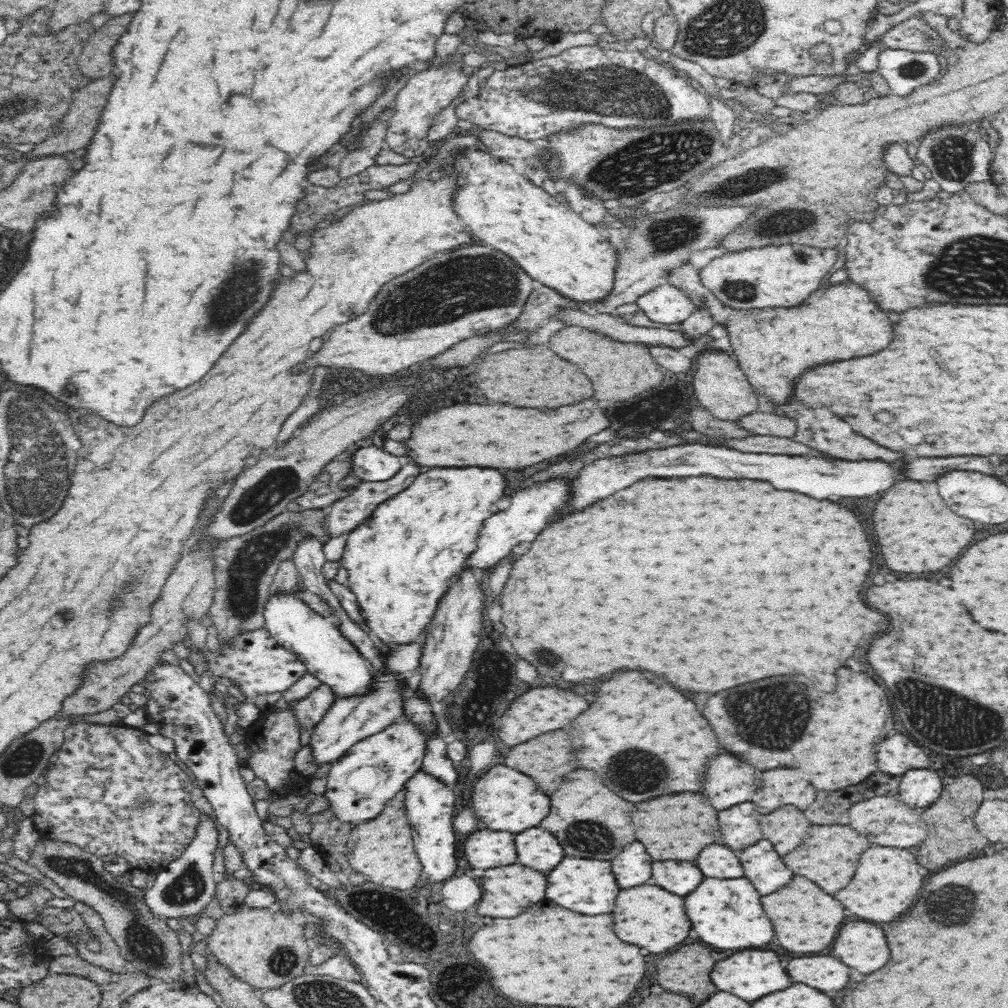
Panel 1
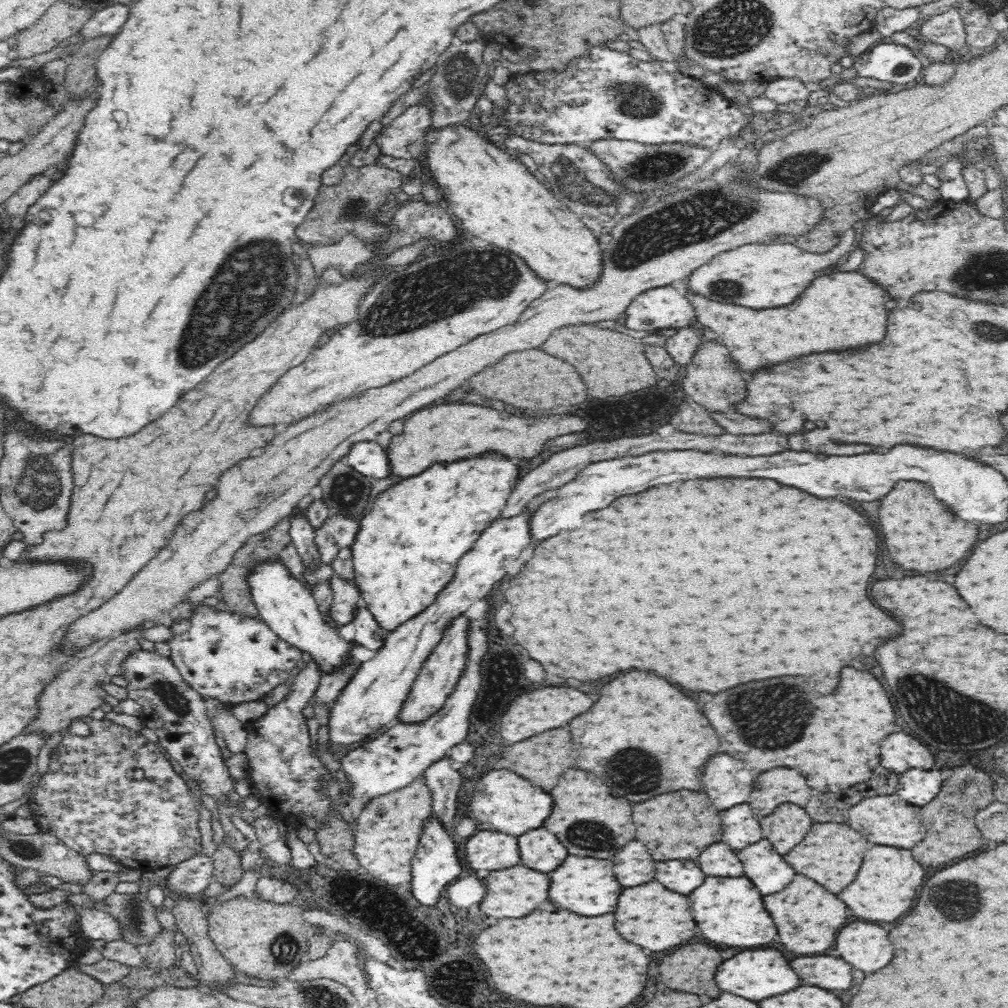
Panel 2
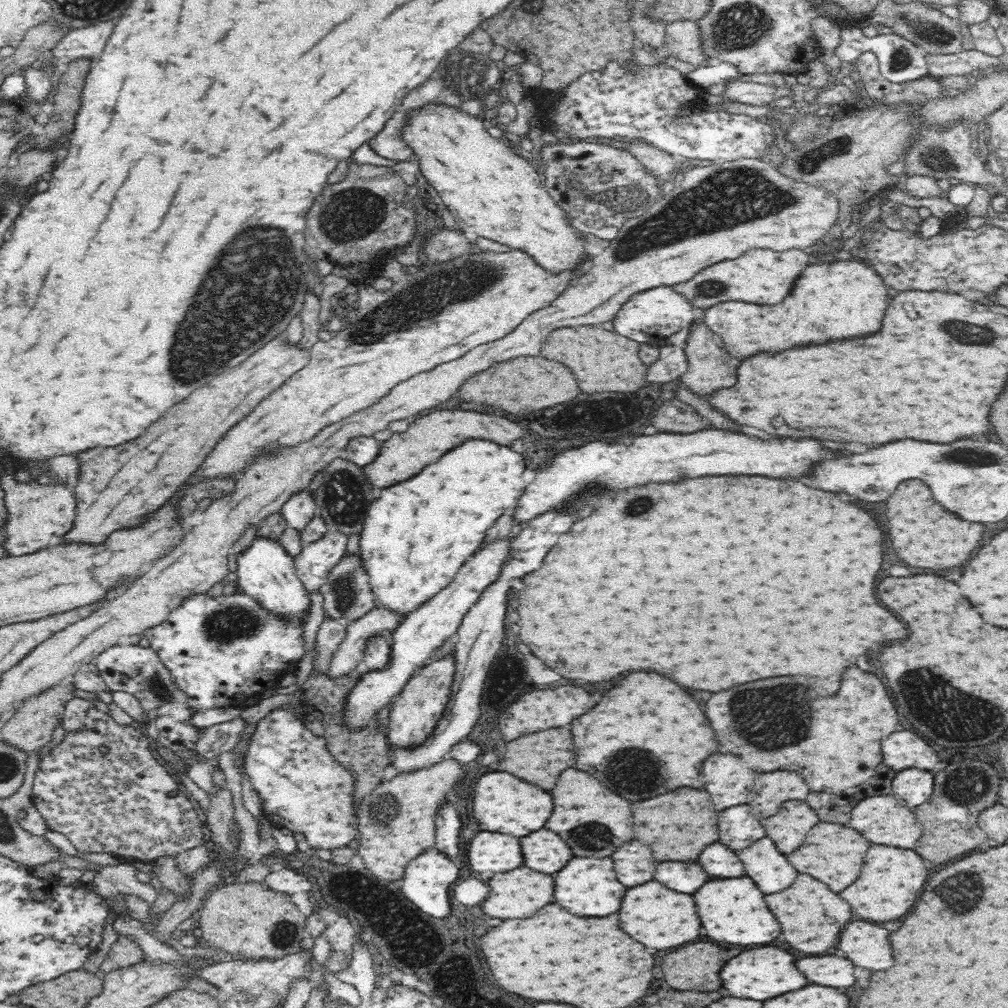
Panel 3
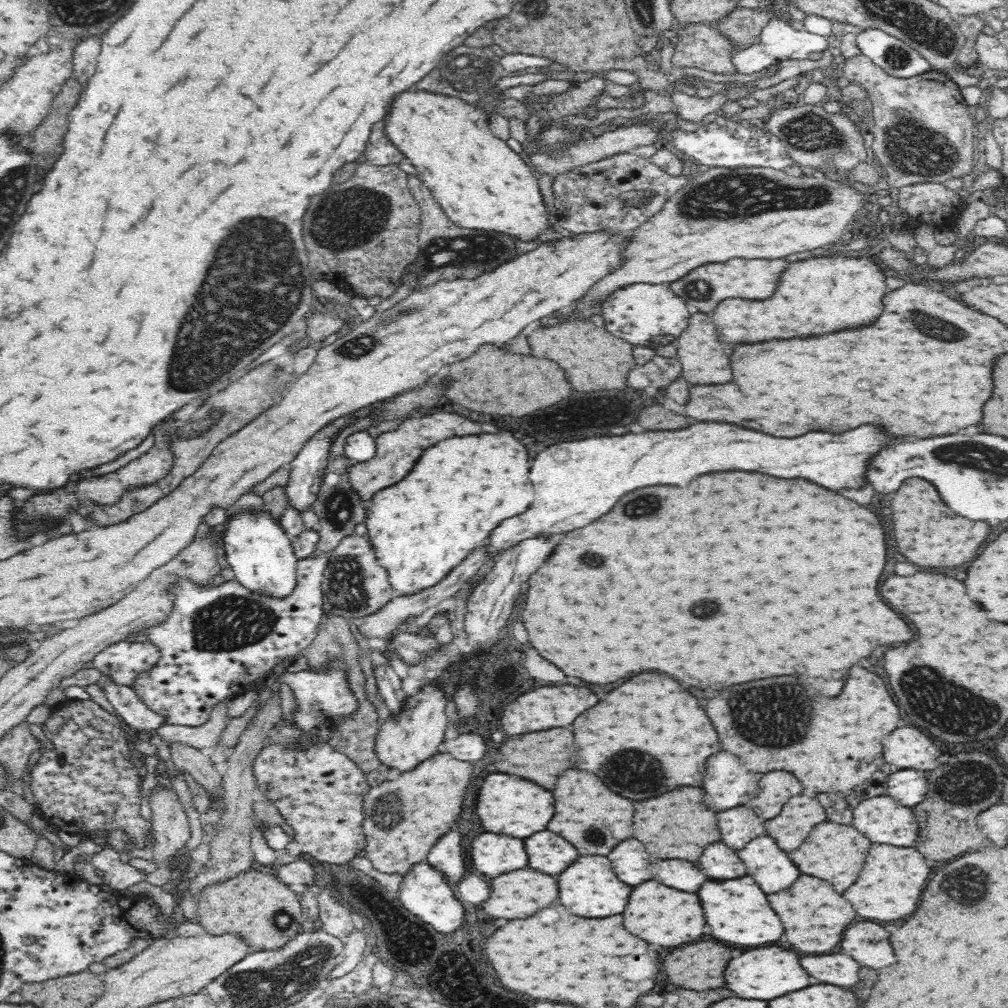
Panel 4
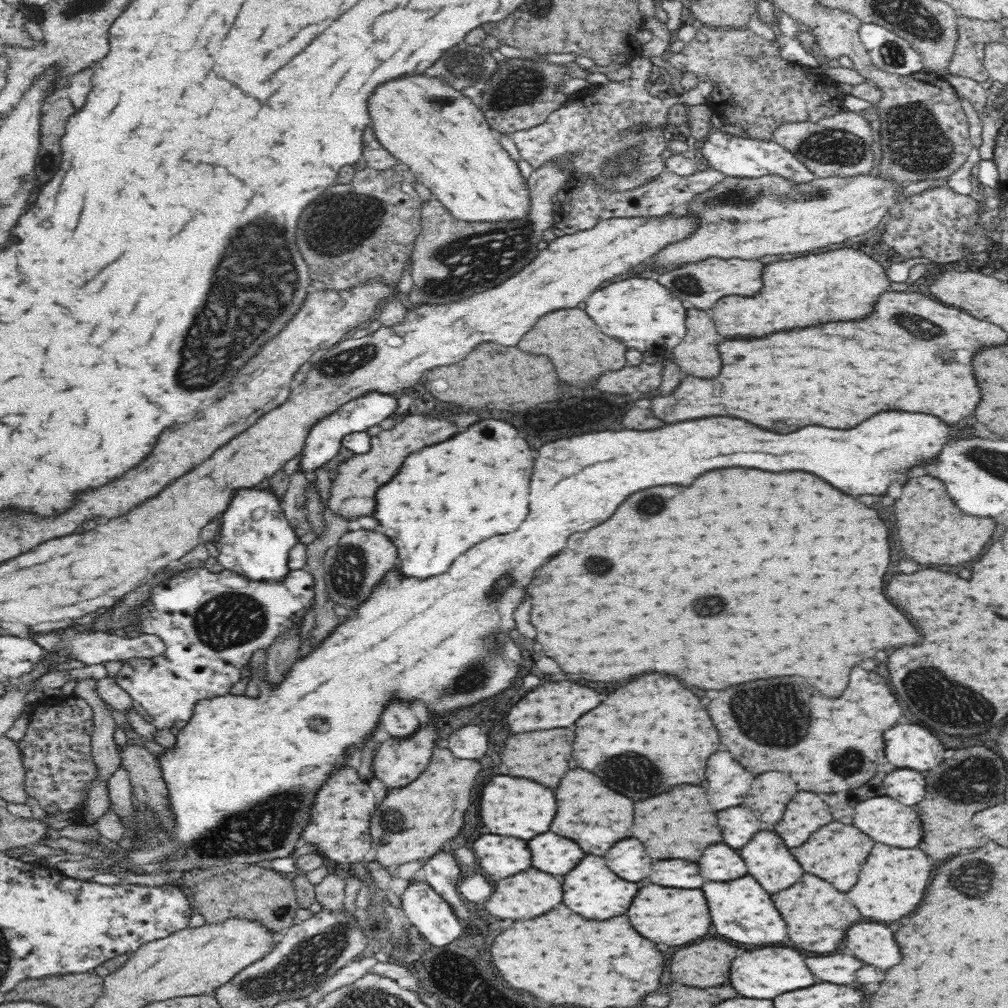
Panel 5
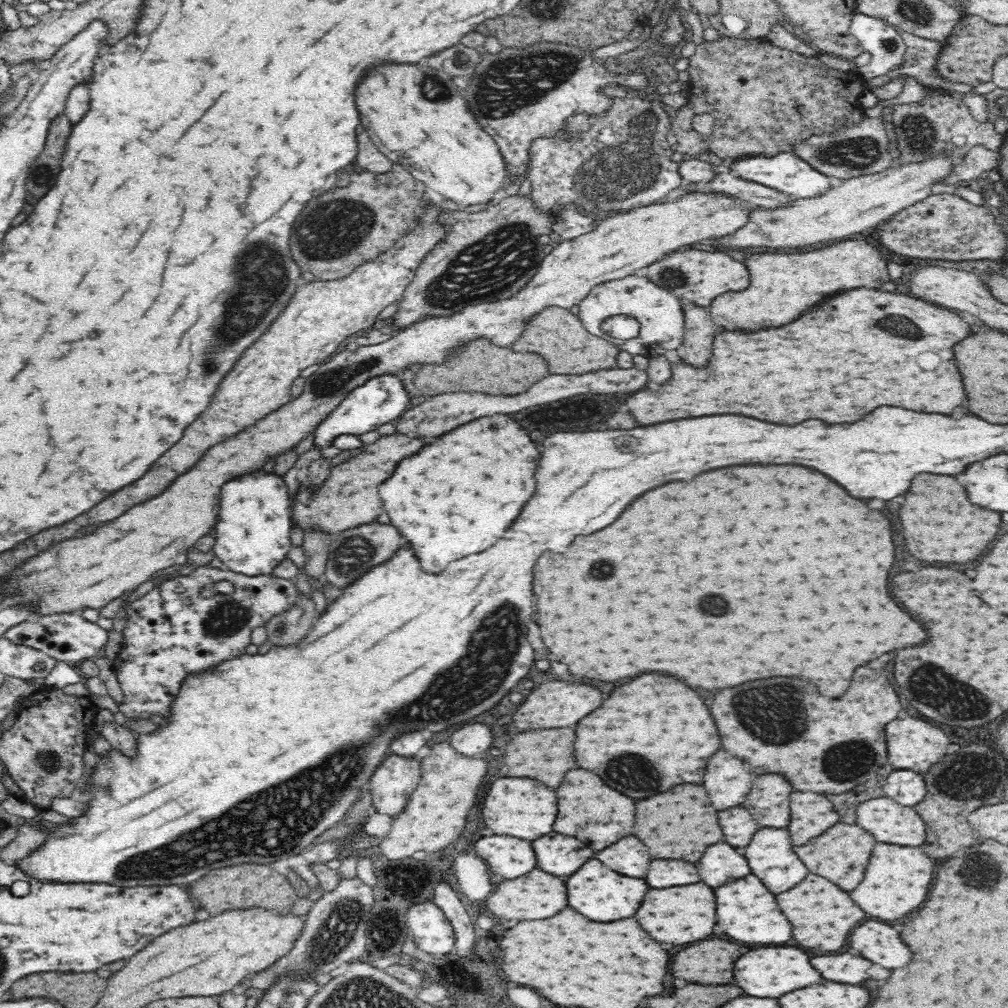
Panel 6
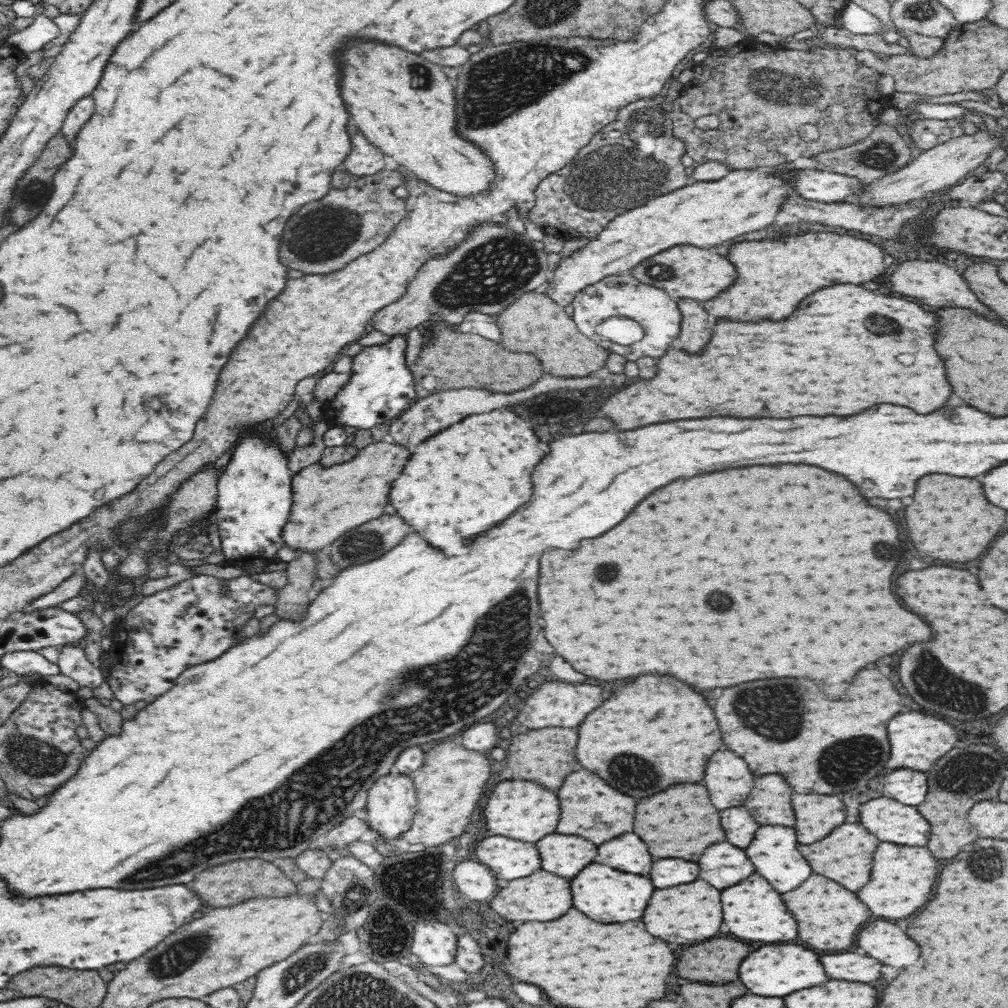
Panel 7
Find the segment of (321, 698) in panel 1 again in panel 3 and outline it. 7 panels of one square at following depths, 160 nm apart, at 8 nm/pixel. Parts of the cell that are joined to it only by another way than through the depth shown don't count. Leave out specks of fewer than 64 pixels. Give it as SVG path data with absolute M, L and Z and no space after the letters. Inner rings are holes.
M375 606L362 618L346 624L346 638L336 649L325 675L337 680L352 672L361 672L364 665L365 640L372 635L390 633L403 618L404 616L394 615L393 612Z

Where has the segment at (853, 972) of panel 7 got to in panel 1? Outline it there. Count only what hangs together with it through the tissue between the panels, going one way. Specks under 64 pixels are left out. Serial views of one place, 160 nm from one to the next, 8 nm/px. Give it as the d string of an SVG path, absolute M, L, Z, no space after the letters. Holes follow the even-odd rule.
M802 956L788 962L790 982L808 984L820 992L840 990L848 982L848 966L830 956Z

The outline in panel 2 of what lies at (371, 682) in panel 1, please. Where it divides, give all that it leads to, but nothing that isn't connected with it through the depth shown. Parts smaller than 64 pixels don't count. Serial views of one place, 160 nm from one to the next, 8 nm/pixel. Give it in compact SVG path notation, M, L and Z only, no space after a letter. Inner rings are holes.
M272 560L256 566L256 570L248 576L248 582L259 615L270 627L274 637L305 652L306 659L317 664L321 676L342 671L348 666L355 643L344 640L338 631L339 627L326 620L310 587L303 580L292 578L282 563Z

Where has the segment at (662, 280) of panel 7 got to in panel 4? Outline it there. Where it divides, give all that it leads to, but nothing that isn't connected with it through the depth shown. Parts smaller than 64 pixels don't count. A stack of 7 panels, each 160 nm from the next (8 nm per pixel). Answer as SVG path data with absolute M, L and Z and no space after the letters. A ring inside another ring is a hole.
M786 258L762 260L728 260L722 264L708 264L686 274L684 278L668 284L678 296L686 301L691 314L711 313L722 300L746 298L746 300L766 300L778 290L780 276L788 270L790 262Z

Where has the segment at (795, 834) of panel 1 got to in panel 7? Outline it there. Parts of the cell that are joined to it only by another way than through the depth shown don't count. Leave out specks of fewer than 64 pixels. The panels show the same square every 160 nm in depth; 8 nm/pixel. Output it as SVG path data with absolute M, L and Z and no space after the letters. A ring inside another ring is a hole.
M794 794L796 836L800 844L812 844L832 832L834 826L844 824L844 806L836 796L818 794Z

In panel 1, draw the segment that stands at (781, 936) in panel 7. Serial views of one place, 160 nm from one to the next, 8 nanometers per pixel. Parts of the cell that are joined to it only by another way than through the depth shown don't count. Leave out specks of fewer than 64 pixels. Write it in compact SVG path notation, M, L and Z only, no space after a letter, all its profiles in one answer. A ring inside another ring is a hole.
M704 878L698 890L686 896L684 906L686 906L686 914L690 916L692 930L698 932L698 938L716 948L722 950L760 948L764 944L770 944L774 938L774 928L760 908L758 892L746 878L736 878L736 880Z

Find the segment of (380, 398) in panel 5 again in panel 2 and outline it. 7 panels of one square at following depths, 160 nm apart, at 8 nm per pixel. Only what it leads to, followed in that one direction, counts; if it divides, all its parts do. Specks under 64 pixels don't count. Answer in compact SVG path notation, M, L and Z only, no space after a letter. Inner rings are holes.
M294 514L290 517L290 524L291 544L297 550L305 572L314 574L324 565L320 557L322 553L315 541L315 528L309 524L306 517Z

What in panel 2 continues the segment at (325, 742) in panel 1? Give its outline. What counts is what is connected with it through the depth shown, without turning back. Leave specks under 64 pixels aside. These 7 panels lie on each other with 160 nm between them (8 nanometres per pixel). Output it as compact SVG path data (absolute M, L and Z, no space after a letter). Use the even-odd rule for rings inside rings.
M526 509L514 516L494 520L476 540L474 548L458 561L454 578L441 590L436 602L430 604L421 615L387 633L374 658L356 668L351 681L330 706L327 722L330 747L343 748L356 744L378 732L382 726L398 720L424 661L442 638L446 625L460 613L466 612L474 602L489 596L496 582L506 582L503 562L516 560L522 550L534 544L532 520L532 512Z

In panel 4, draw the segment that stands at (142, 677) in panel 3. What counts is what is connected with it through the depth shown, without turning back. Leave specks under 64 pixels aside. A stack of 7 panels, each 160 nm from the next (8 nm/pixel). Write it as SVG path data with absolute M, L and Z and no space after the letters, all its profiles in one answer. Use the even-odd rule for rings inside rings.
M120 641L99 652L92 659L92 668L106 676L108 683L134 689L138 678L148 674L159 658L158 647L148 641Z

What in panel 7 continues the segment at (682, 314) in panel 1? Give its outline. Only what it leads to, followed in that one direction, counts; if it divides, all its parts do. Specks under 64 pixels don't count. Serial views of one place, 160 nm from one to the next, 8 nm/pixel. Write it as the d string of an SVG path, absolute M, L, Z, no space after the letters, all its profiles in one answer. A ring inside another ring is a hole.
M631 272L620 276L610 276L609 279L600 280L586 287L574 298L572 306L574 306L574 320L582 334L592 338L596 344L602 344L604 348L610 348L612 352L626 356L628 360L638 360L642 356L660 358L670 350L672 342L680 336L682 313L678 308L677 299L670 296L664 289L641 283ZM611 316L626 316L640 323L644 331L640 342L636 341L630 346L622 346L604 338L600 340L600 336L594 332L594 324L601 323Z

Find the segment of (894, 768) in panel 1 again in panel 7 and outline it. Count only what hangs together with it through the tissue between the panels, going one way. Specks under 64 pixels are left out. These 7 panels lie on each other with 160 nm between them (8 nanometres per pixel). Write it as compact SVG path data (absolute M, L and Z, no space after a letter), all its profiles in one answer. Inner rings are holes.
M908 712L908 714L898 714L894 720L890 720L888 724L888 736L890 736L890 746L892 746L892 754L890 754L890 768L912 768L918 772L924 772L930 768L930 764L942 754L952 750L954 742L958 740L956 730L932 716L920 714L920 712Z

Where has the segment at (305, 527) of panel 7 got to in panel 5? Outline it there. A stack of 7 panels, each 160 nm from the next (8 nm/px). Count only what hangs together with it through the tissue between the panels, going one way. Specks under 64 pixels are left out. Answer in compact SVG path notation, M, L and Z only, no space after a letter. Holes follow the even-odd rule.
M405 416L402 422L398 422L392 430L383 430L371 438L370 452L356 454L346 462L338 466L338 473L330 488L330 500L328 505L344 517L356 516L356 514L370 514L374 510L374 494L380 486L394 480L394 476L400 472L404 460L430 444L438 444L442 440L452 438L458 432L458 426L450 418L428 418L428 416Z

